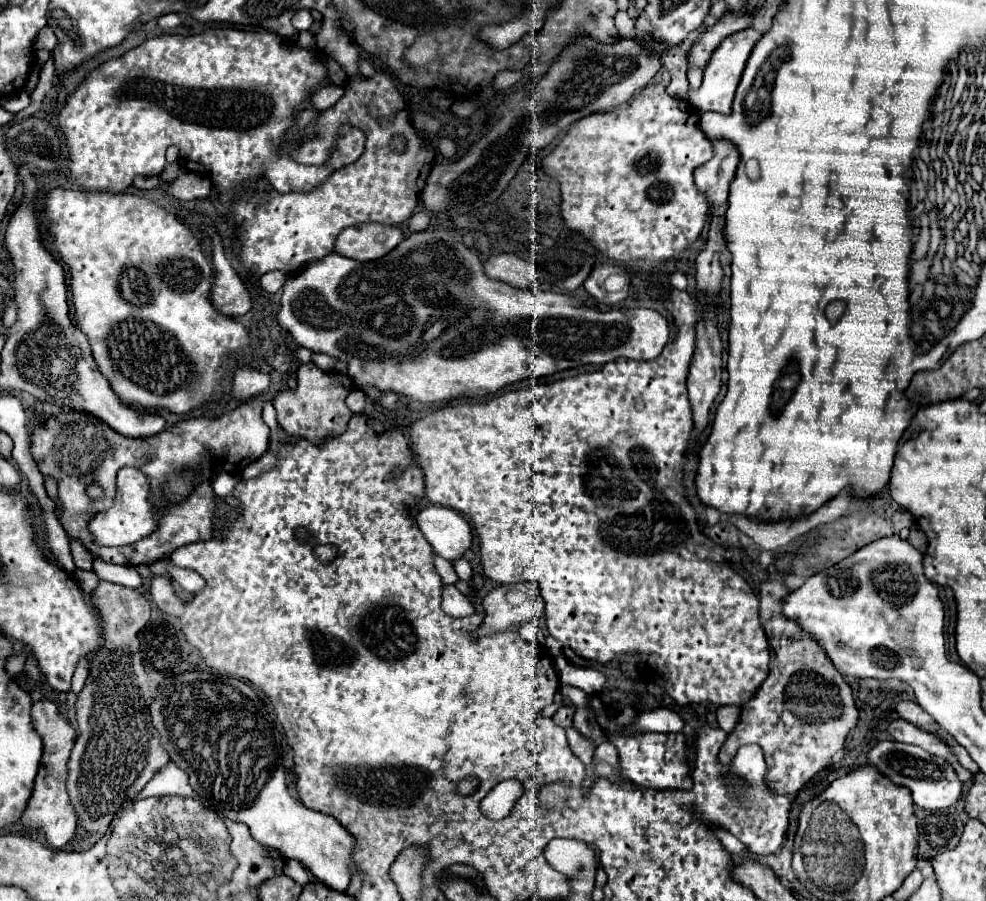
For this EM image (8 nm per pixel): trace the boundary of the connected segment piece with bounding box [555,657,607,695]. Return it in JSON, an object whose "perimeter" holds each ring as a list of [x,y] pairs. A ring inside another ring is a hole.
{"perimeter":[[[555,657],[555,667],[559,671],[561,683],[579,687],[579,689],[583,689],[589,695],[595,695],[595,693],[599,693],[599,691],[605,689],[607,675],[601,673],[601,671],[597,671],[597,669],[577,667],[577,665],[565,661],[565,657]]]}

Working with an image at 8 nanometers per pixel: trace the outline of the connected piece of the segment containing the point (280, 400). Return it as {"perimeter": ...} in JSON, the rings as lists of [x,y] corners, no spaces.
{"perimeter":[[[315,363],[301,365],[297,369],[297,389],[283,389],[273,399],[281,429],[289,437],[305,437],[313,443],[323,443],[323,439],[327,439],[329,435],[341,435],[353,415],[345,405],[345,397],[353,389],[351,383],[353,381],[347,375],[325,373]]]}

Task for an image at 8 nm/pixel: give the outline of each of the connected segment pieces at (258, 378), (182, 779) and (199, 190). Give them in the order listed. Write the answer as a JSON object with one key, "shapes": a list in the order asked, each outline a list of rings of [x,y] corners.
{"shapes":[[[[241,367],[239,371],[235,371],[231,395],[235,399],[251,399],[255,395],[261,395],[269,387],[269,383],[271,383],[269,375],[259,373],[257,369],[251,367]]],[[[167,763],[167,767],[163,767],[159,771],[159,775],[155,775],[155,779],[151,779],[151,783],[147,783],[147,787],[143,787],[143,791],[139,793],[139,799],[159,797],[159,795],[191,797],[189,777],[175,763]]],[[[183,171],[171,185],[169,193],[175,199],[191,201],[191,199],[207,199],[211,195],[211,181],[203,175],[195,175],[191,171]]]]}

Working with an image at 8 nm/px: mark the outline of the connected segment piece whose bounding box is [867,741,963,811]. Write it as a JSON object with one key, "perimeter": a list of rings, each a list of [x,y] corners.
{"perimeter":[[[879,743],[873,747],[873,755],[867,755],[867,765],[873,765],[879,769],[889,781],[907,787],[913,793],[915,805],[937,811],[945,809],[949,805],[955,805],[961,799],[961,787],[963,783],[957,779],[951,765],[943,763],[943,759],[937,759],[923,751],[921,747],[907,745],[907,743]]]}

